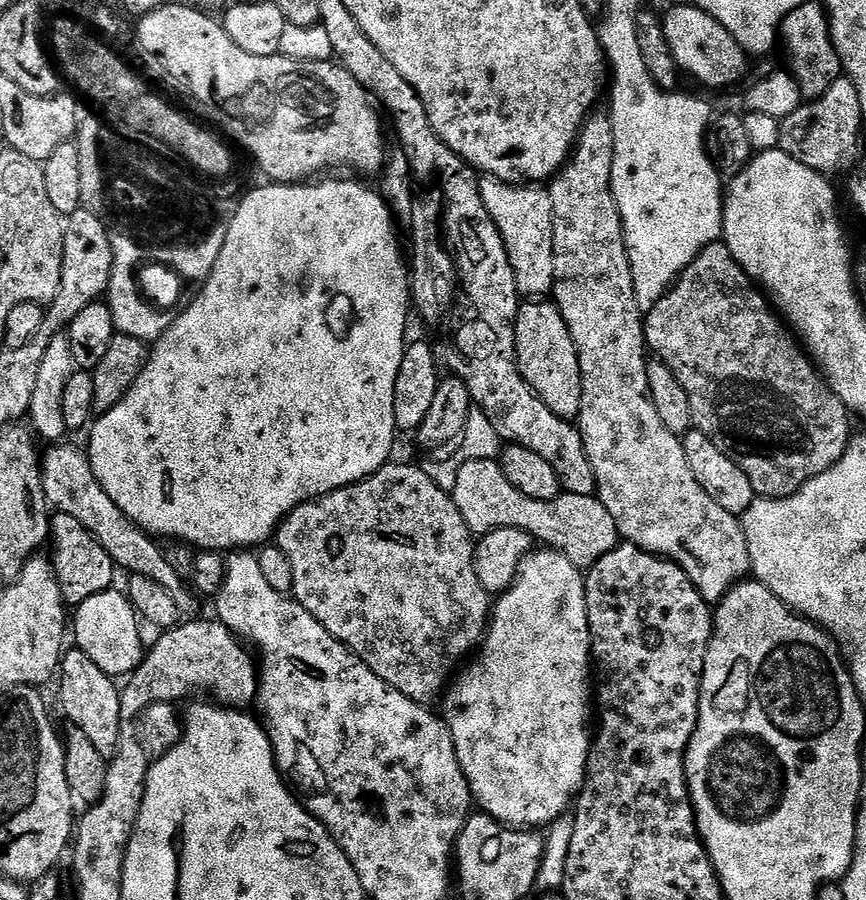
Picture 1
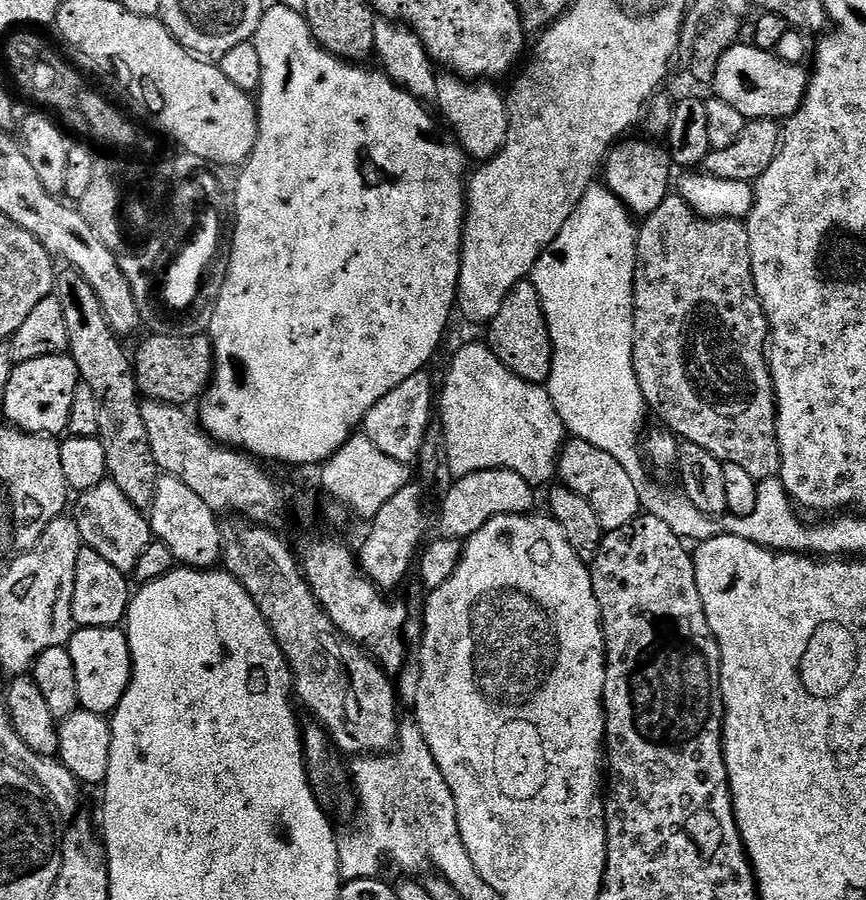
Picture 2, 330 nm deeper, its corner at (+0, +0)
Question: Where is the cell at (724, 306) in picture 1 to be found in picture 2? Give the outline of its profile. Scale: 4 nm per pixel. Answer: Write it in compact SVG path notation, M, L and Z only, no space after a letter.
M670 194L662 202L662 206L658 206L658 210L654 210L649 216L643 217L642 223L638 228L636 238L636 277L634 278L634 374L638 374L638 386L644 395L645 405L657 416L659 423L663 425L667 431L675 434L681 441L693 444L694 446L702 446L702 450L710 450L710 454L714 454L724 464L733 464L734 466L742 466L742 470L746 470L746 474L750 474L750 478L756 481L771 480L779 477L780 474L780 451L778 450L778 442L776 441L776 391L772 385L772 375L768 369L768 357L766 355L766 345L768 342L768 319L764 313L762 302L758 298L758 290L754 286L754 278L752 277L752 263L750 262L750 238L748 237L747 223L739 220L706 220L698 215L697 212L689 206L679 194Z

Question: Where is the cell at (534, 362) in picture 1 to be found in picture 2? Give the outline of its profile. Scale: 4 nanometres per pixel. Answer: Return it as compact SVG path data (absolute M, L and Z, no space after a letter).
M531 279L522 281L502 302L502 310L487 325L486 343L492 349L502 366L531 384L547 385L552 369L552 343L548 333L548 323L538 298L538 290Z

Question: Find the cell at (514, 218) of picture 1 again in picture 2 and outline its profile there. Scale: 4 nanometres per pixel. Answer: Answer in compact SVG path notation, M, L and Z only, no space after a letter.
M444 74L436 82L435 107L440 107L439 115L448 119L452 127L451 135L457 144L464 149L465 157L476 159L476 162L493 160L502 150L508 133L508 102L503 91L499 92L492 82L469 82L459 79L451 74Z

